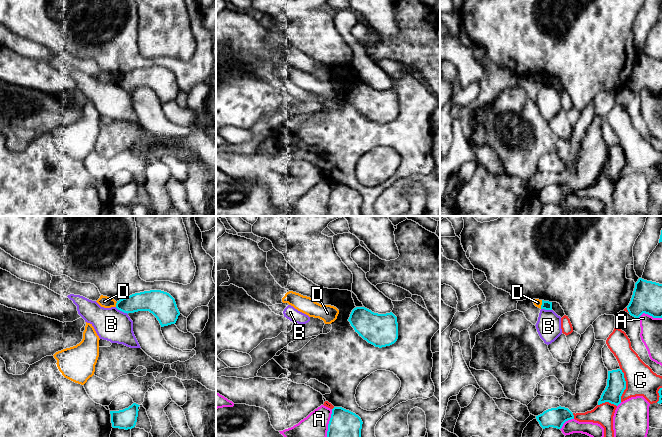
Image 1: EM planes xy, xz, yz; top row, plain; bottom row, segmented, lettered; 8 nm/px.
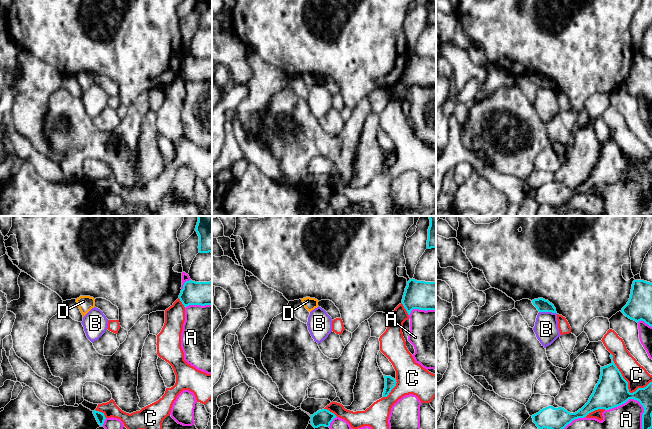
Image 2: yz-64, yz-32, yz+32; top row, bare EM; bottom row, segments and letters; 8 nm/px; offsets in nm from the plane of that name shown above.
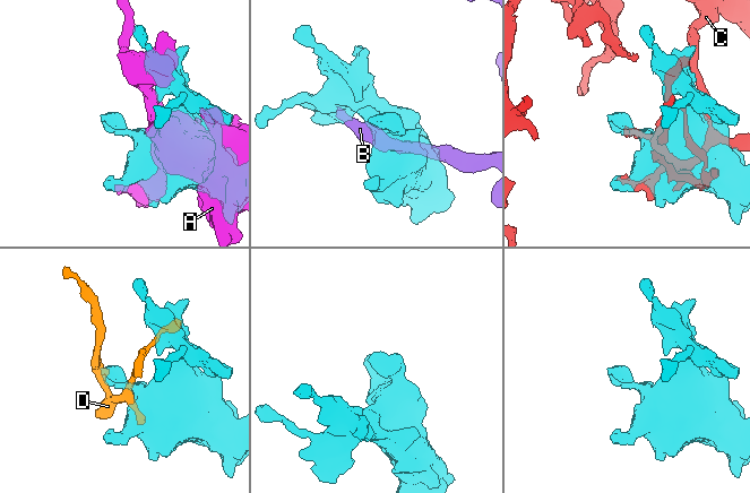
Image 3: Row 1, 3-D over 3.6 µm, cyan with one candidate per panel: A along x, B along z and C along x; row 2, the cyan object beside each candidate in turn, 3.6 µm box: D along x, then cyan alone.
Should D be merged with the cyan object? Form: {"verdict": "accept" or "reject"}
{"verdict": "reject"}

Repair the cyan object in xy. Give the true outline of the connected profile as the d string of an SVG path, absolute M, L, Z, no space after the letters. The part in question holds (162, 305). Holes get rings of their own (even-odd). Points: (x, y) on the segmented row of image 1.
M161 290L132 294L117 301L116 308L127 314L149 311L157 318L161 327L175 324L180 315L175 299Z

